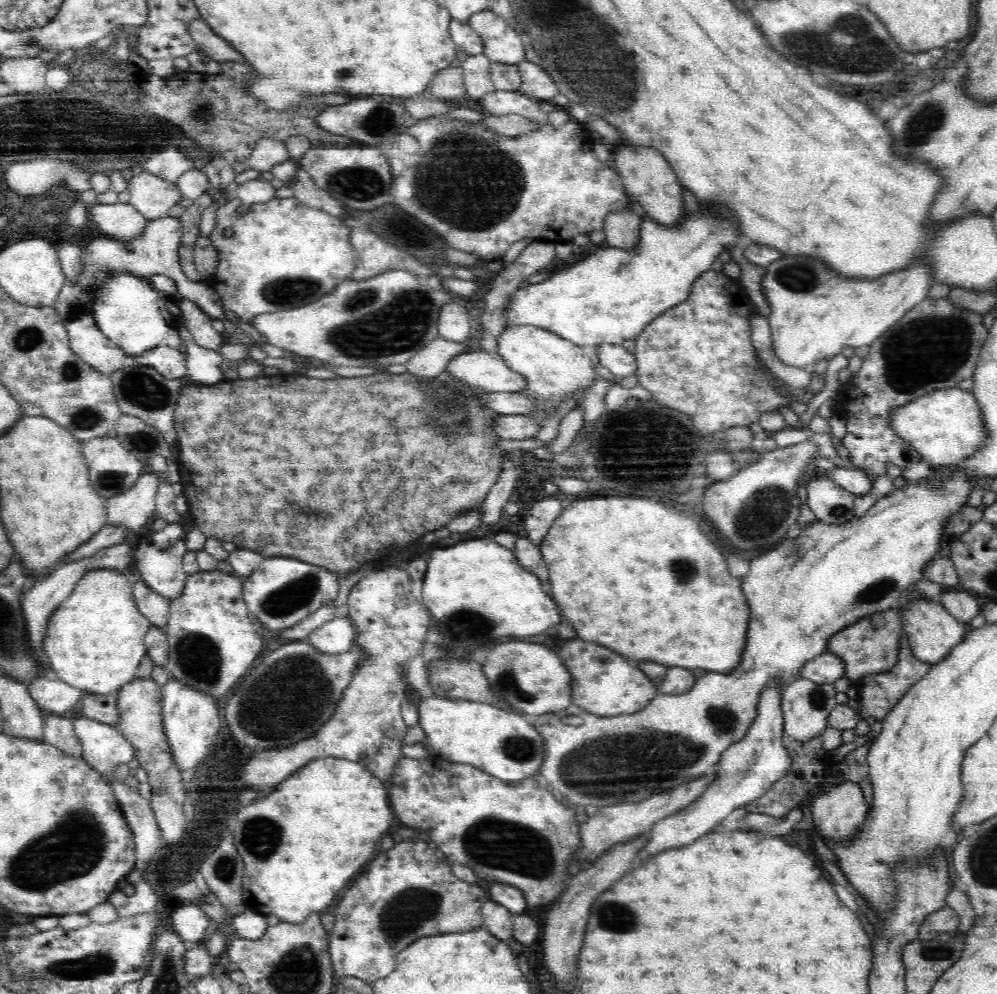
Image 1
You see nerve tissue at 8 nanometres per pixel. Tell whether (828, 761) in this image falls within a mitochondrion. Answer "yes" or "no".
no

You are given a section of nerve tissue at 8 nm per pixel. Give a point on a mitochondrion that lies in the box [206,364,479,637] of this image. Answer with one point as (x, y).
(284, 601)

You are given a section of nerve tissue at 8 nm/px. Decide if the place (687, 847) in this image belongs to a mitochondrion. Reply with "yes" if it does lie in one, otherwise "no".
no

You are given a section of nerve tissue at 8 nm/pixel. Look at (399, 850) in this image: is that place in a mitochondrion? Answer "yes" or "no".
no

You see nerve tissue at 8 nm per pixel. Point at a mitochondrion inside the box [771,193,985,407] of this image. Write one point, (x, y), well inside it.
(930, 349)

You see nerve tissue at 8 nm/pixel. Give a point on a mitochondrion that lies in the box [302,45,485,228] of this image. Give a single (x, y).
(359, 184)

